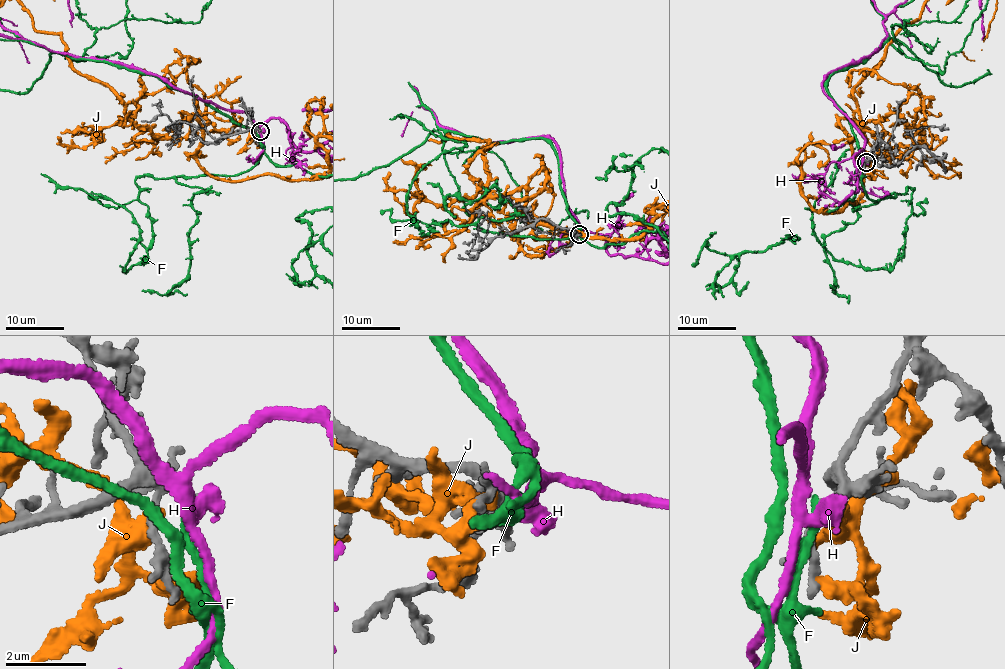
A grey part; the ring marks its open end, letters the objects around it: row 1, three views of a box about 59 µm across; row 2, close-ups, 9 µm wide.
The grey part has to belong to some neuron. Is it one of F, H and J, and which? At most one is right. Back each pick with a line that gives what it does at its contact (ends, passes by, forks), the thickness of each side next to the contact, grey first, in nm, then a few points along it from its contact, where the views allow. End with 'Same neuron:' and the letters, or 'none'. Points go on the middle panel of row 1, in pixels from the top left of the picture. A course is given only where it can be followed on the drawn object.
H: It passes by. Thickness 240 nm (grey) against 380 nm
Same neuron: H

